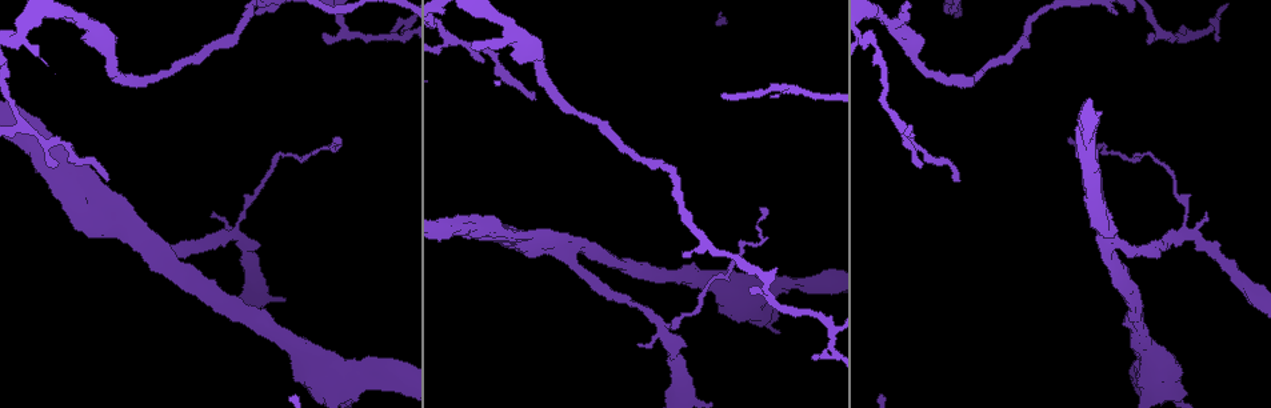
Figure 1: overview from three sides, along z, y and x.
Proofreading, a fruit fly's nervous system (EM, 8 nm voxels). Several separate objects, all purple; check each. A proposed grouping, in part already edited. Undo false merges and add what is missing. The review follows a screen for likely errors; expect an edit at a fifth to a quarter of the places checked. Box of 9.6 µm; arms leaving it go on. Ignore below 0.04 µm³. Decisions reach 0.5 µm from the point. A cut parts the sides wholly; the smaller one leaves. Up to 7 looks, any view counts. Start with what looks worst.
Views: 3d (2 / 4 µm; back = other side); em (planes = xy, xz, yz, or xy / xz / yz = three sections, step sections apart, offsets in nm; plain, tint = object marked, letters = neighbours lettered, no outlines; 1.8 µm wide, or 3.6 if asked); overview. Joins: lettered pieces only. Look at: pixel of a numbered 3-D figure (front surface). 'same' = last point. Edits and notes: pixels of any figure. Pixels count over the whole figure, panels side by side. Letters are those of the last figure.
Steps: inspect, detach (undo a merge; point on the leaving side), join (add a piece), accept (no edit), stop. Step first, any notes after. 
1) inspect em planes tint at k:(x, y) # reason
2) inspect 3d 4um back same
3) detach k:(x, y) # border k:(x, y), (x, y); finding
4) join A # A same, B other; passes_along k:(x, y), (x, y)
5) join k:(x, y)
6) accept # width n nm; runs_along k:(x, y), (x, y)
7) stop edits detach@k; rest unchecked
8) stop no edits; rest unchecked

inspect em xy step 16 letters at 1:(1205, 218) # thin end

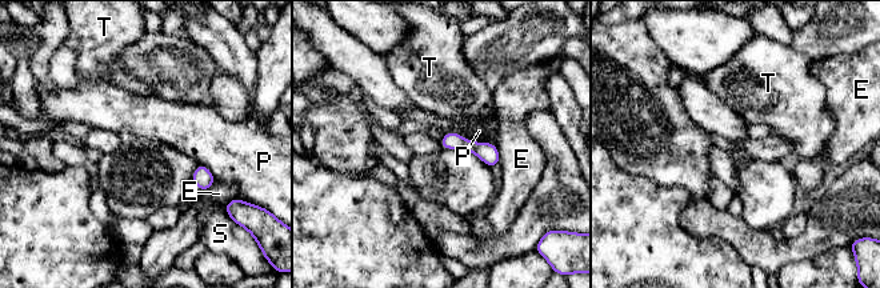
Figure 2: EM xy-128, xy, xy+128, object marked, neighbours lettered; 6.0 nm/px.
accept # E other, P other, S other, T other; runs_along 2:(444, 142), (468, 144), (496, 160); no lettered piece goes on from it

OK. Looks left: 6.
inspect em planes letters at 1:(260, 13) # tapers out

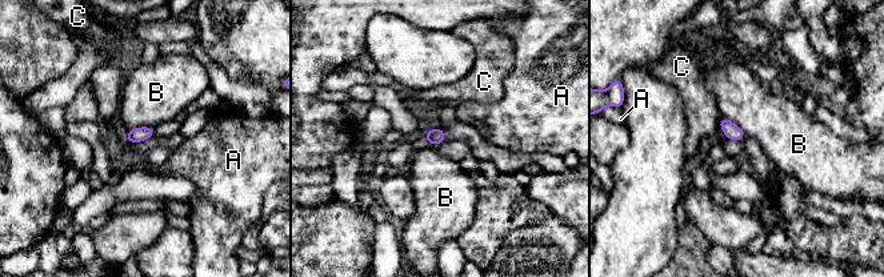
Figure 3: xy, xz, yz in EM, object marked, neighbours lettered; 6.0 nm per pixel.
accept # A other, B other, C other; border 3:(155, 128), (134, 127), (124, 135); no lettered piece goes on from it

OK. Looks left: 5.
inspect 3d 4um at 1:(786, 284) # sudden change in width

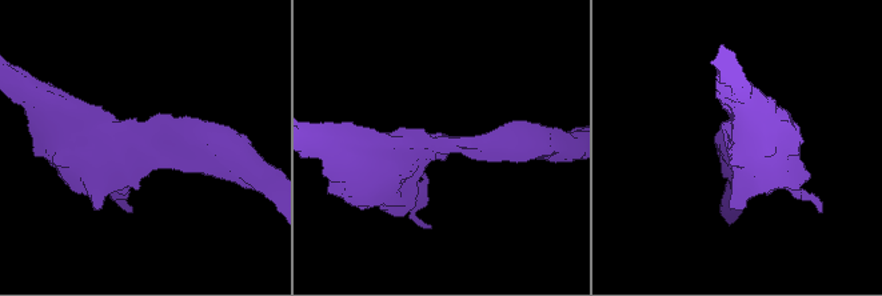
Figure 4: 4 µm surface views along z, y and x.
inspect em 3.6um yz step 4 letters at 4:(141, 142)

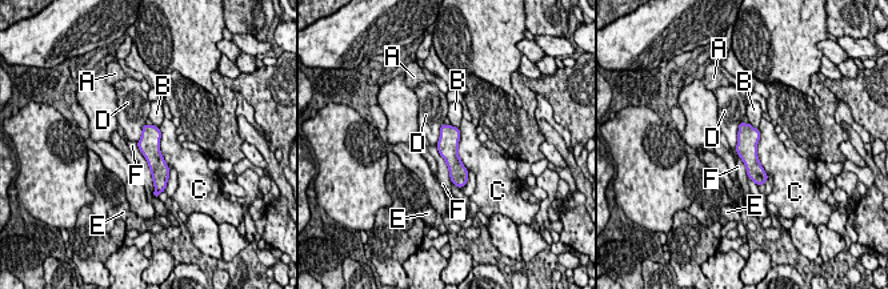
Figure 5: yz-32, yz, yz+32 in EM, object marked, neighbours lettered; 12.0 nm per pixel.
accept # A other, B other, C other, D other, E other, F other; runs_along 5:(742, 127), (760, 180); continuous, no second neuron

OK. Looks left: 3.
stop no edits; rest unchecked

